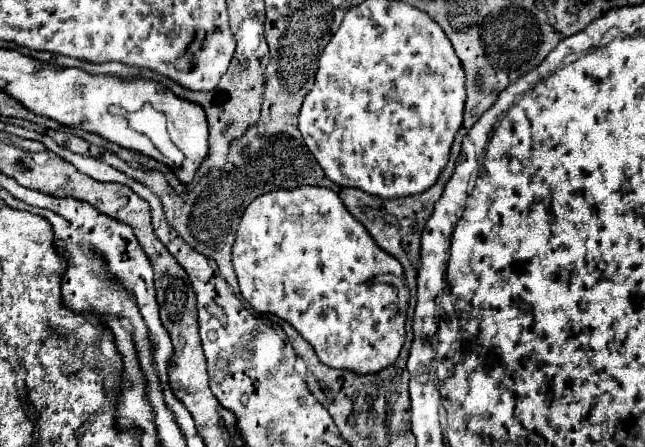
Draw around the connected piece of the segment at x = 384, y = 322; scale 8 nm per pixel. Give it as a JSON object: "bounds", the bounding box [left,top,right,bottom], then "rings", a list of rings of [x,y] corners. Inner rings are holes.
{"bounds":[233,186,405,374],"rings":[[[299,186],[295,190],[275,190],[269,194],[263,194],[259,198],[255,198],[247,210],[241,216],[239,228],[237,228],[237,240],[233,244],[233,266],[235,266],[235,274],[239,280],[239,290],[241,296],[249,302],[249,306],[259,312],[259,314],[273,314],[277,318],[283,318],[285,322],[289,322],[315,350],[315,354],[319,356],[319,360],[331,368],[343,368],[343,370],[351,370],[357,374],[367,374],[367,372],[379,372],[387,366],[391,366],[397,356],[399,350],[405,342],[405,312],[399,310],[399,294],[395,286],[385,286],[385,282],[381,282],[383,276],[397,276],[401,280],[405,280],[403,274],[403,266],[399,264],[399,260],[391,254],[387,254],[383,248],[379,248],[375,244],[375,240],[367,234],[367,230],[361,230],[361,224],[347,212],[347,208],[343,208],[343,204],[339,202],[337,194],[327,190],[327,188],[319,188],[319,186]]]}

